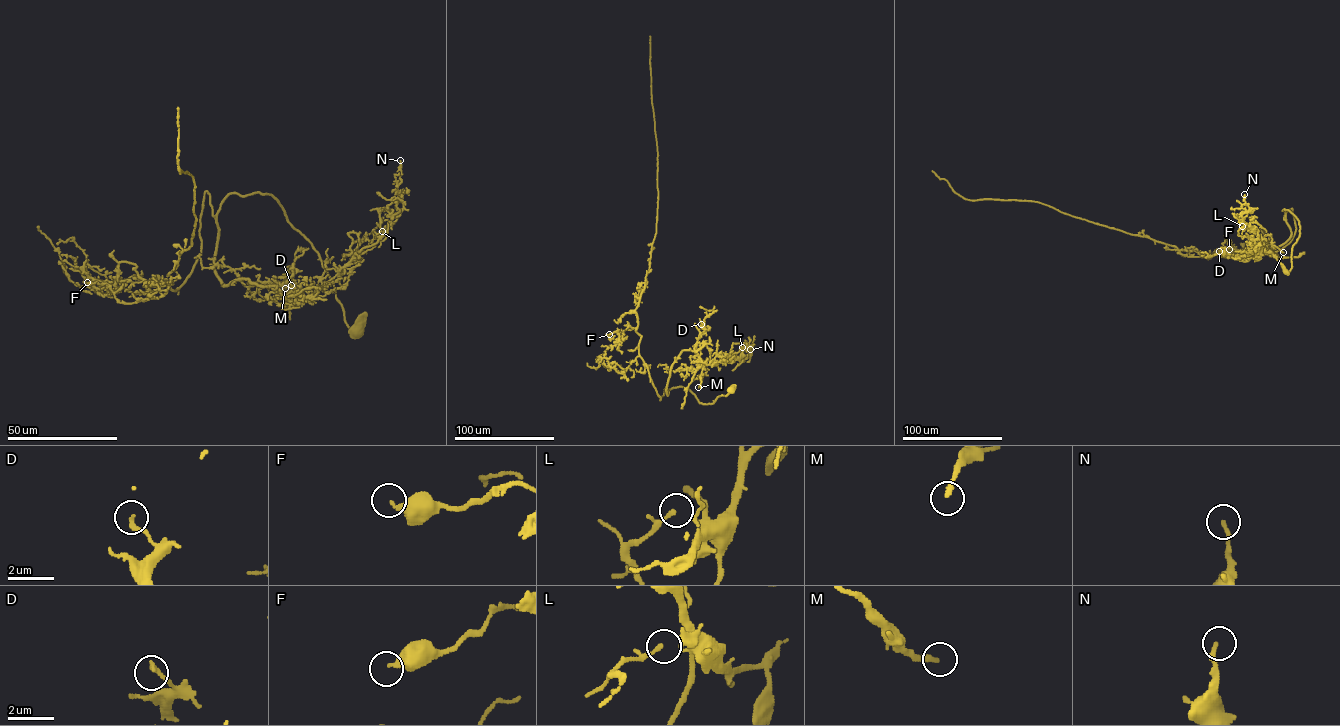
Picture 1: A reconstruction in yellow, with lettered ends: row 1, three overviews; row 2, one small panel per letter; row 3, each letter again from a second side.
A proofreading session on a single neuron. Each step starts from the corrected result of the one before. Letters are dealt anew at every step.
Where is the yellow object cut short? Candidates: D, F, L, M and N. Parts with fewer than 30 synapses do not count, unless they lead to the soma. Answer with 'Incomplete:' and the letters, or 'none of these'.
Incomplete: none of these

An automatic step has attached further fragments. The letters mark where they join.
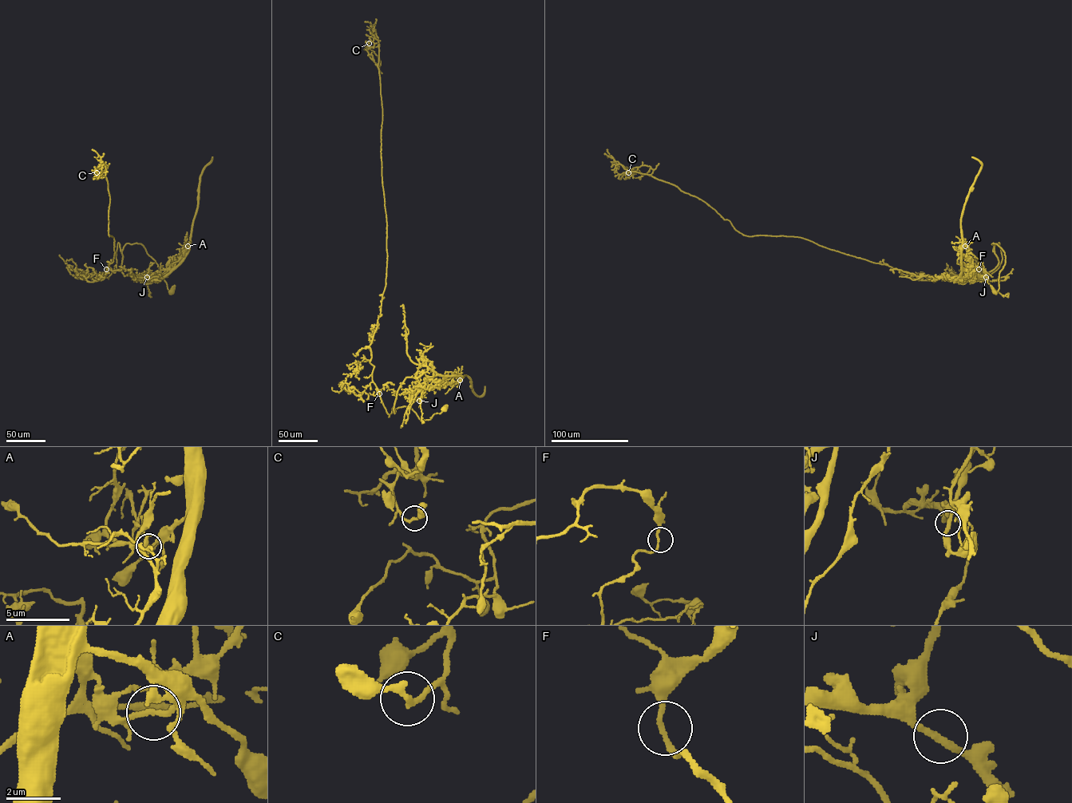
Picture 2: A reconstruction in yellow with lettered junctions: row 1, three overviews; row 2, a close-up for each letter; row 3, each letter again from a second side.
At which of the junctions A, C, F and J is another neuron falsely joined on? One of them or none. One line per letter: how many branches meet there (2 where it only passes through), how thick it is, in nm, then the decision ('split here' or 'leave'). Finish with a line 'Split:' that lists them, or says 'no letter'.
A: branches 2; calibre 170 nm; split here
C: branches 2; calibre 240 nm; leave
F: branches 2; calibre 180 nm; leave
J: branches 2; calibre 260 nm; leave
Split: A

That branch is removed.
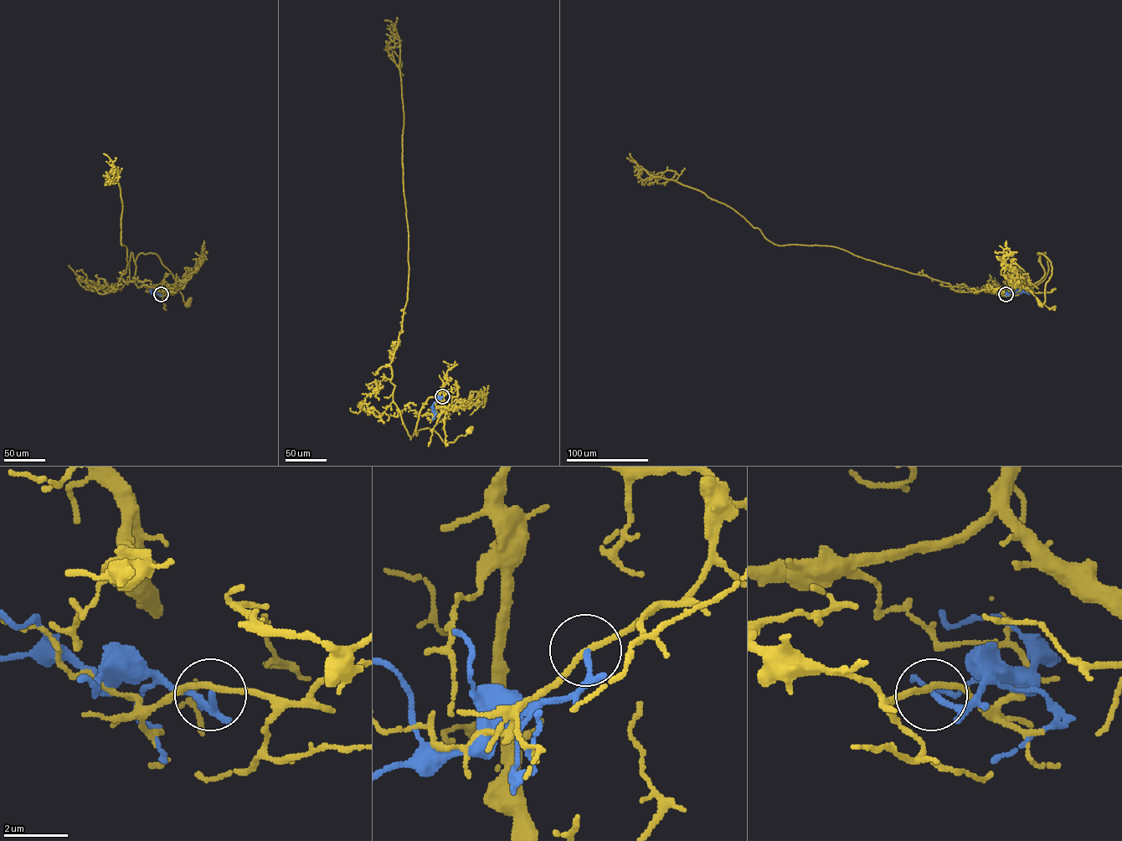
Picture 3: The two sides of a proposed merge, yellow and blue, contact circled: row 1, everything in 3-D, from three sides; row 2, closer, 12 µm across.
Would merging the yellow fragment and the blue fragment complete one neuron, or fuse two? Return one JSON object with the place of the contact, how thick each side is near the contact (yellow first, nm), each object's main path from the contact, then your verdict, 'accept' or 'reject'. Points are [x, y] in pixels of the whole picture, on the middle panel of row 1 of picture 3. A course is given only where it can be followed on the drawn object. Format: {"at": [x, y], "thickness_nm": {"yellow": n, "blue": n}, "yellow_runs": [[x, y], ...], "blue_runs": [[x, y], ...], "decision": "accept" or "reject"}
{"at": [442, 396], "thickness_nm": {"yellow": 160, "blue": 160}, "yellow_runs": [[442, 396], [440, 390], [440, 398], [429, 398], [415, 434], [429, 429], [443, 441], [454, 442], [468, 430]], "blue_runs": [[442, 396], [434, 403], [432, 410], [434, 415], [433, 420]], "decision": "reject"}

